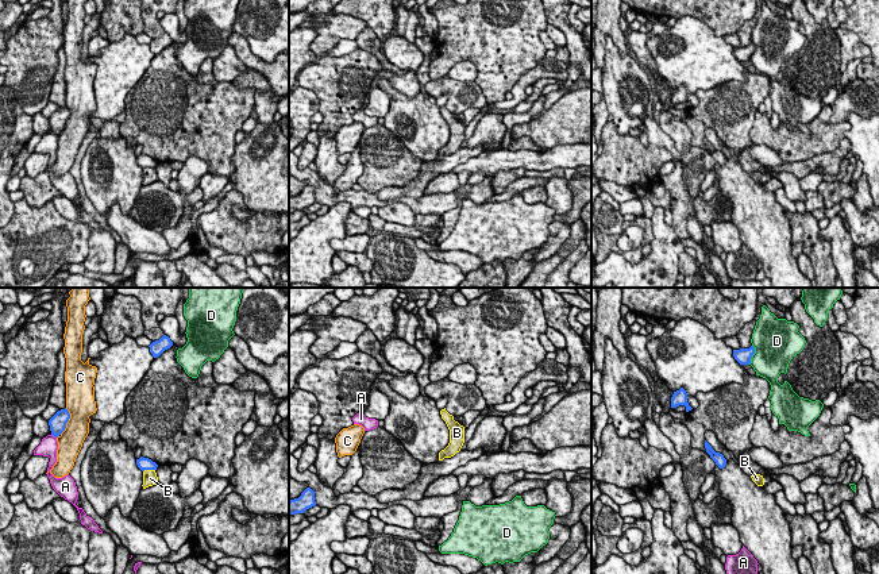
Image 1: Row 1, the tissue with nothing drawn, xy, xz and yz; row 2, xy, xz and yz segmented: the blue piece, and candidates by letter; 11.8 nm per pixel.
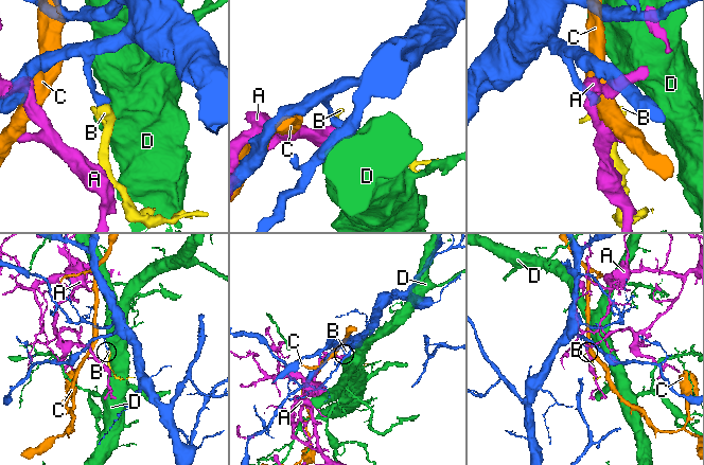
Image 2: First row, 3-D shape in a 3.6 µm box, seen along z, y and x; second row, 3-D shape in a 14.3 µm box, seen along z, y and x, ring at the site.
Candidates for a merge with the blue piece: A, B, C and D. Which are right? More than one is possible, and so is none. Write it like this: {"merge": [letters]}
{"merge": []}

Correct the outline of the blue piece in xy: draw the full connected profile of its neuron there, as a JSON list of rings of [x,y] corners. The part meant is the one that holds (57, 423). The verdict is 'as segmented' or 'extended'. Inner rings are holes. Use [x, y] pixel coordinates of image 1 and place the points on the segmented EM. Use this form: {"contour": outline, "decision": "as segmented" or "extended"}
{"contour": [[[61,409],[58,411],[50,420],[49,420],[49,425],[50,425],[50,431],[51,435],[58,438],[66,428],[66,423],[70,419],[70,413],[69,411]]], "decision": "as segmented"}

